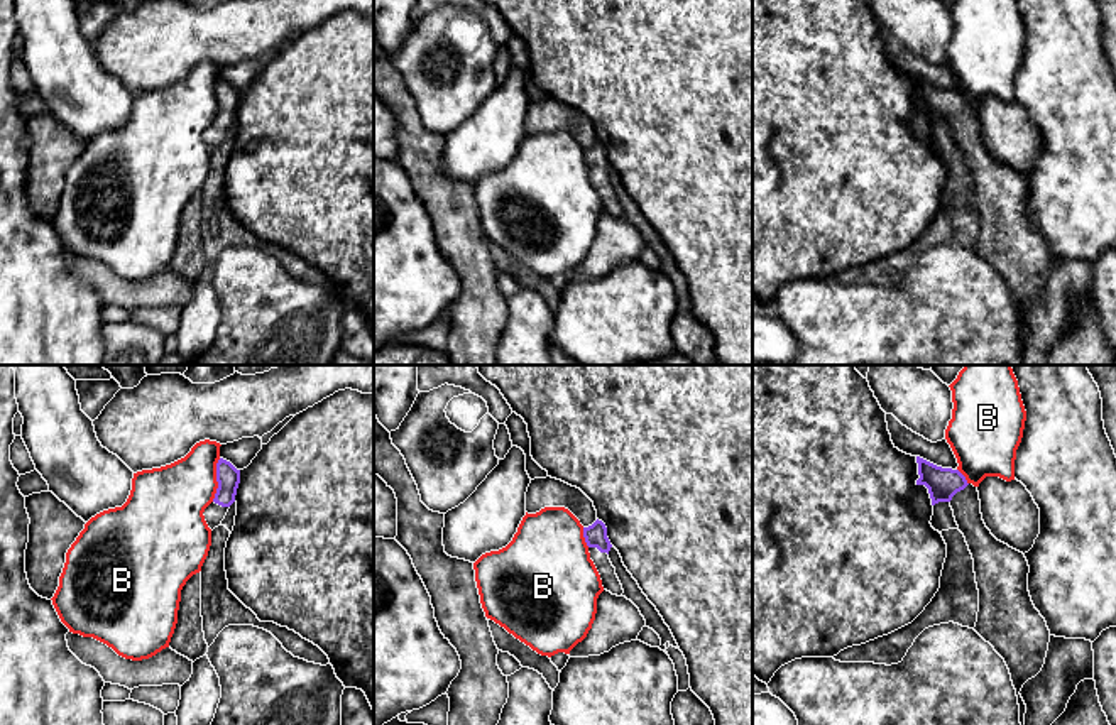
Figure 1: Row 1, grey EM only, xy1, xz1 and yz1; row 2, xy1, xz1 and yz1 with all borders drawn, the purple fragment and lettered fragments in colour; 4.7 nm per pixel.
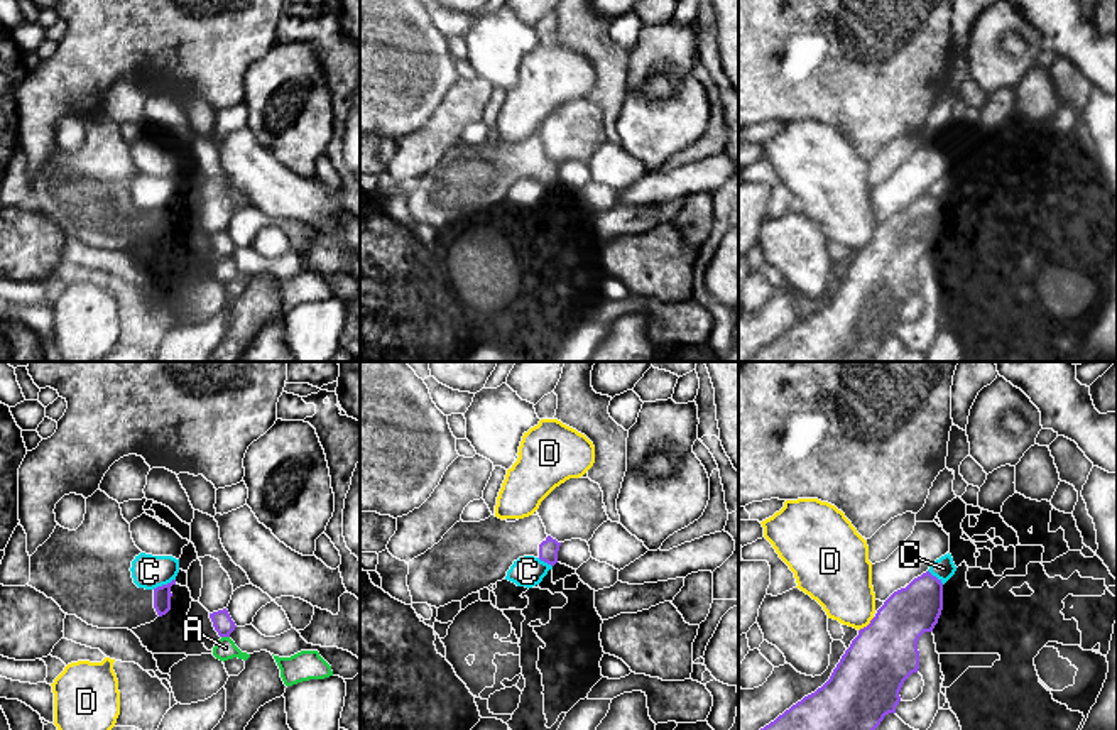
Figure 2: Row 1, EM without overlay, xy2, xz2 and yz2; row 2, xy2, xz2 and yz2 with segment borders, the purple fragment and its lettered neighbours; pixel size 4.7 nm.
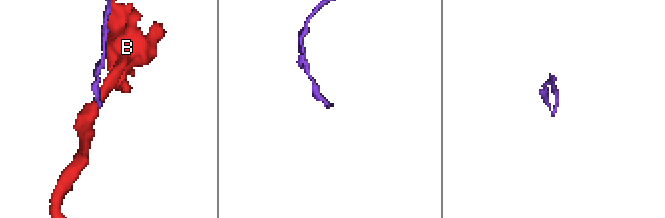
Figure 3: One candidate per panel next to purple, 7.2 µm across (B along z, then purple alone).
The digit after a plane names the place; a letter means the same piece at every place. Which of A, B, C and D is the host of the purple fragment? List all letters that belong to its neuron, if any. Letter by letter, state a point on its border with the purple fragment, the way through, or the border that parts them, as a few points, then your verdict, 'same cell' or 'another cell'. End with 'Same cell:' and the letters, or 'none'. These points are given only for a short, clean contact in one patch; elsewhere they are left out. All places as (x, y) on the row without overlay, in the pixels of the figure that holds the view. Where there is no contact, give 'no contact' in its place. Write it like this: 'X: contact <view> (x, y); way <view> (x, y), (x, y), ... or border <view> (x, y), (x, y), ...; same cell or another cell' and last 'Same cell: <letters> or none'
A: contact xy2 (225, 257); border xy2 (222, 257), (228, 259); another cell
B: contact xy1 (217, 102); border xy1 (220, 80), (217, 85), (217, 114), (212, 122); another cell
C: contact xy2 (163, 207); border xy2 (174, 200), (152, 210); another cell
D: contact yz2 (867, 247); another cell
Same cell: none

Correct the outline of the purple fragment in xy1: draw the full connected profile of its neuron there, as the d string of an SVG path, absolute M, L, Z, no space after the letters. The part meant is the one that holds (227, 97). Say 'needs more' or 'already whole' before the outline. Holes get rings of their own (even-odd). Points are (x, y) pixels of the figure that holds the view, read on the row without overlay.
needs more; M220 79L216 84L216 103L218 110L215 120L203 134L211 152L222 145L230 127L235 123L240 105L240 91L237 91L230 83Z

